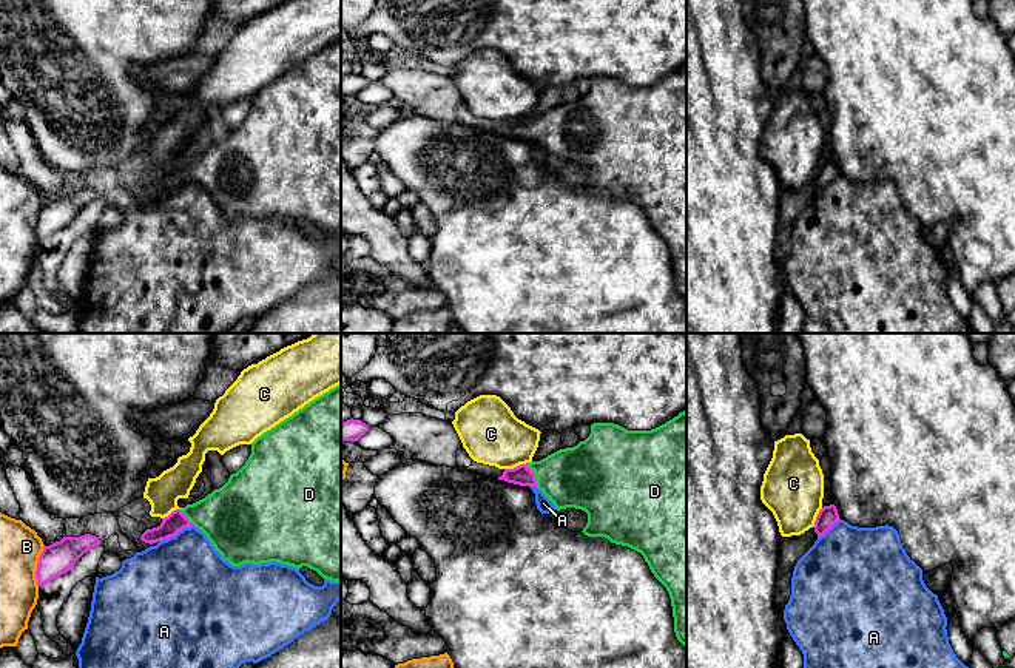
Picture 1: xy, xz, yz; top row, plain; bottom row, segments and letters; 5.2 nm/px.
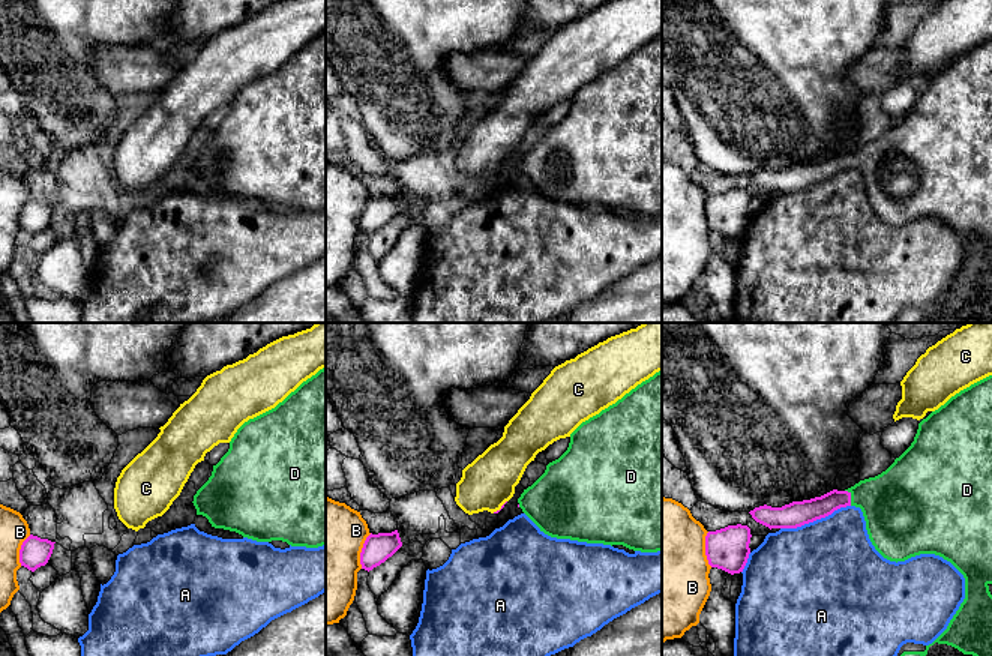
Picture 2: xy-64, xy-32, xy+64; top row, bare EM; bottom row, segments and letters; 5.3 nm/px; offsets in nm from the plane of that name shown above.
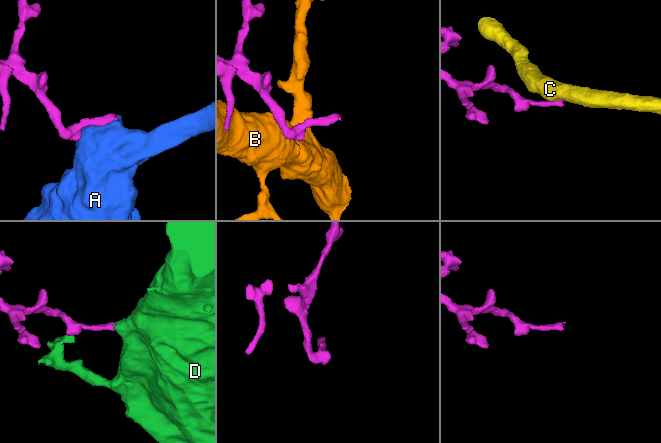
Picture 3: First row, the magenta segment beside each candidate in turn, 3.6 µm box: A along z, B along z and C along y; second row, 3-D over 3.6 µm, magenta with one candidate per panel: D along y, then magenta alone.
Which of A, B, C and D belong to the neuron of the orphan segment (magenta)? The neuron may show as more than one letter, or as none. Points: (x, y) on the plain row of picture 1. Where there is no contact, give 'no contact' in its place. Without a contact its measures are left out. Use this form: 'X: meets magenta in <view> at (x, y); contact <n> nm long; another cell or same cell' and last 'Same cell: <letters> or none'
A: meets magenta in xy at (176, 187); contact 200 nm long; another cell
B: meets magenta in xy at (37, 219); contact 220 nm long; another cell
C: meets magenta in xz at (517, 121); contact 130 nm long; another cell
D: meets magenta in xz at (534, 130); contact 130 nm long; same cell
Same cell: D

